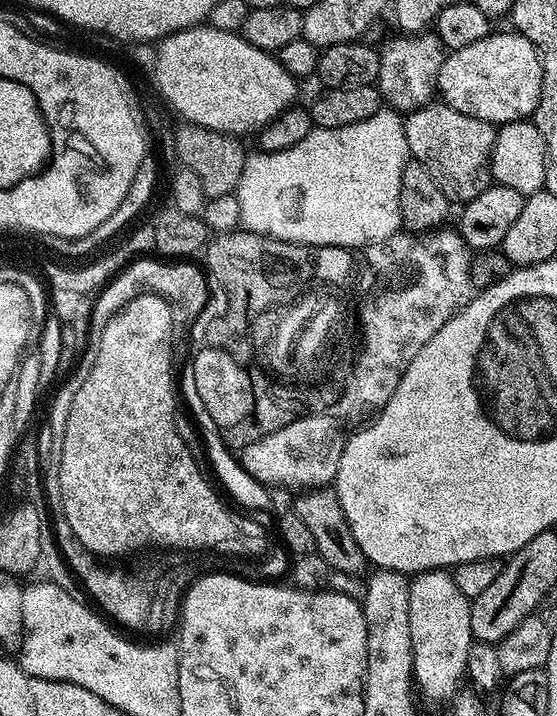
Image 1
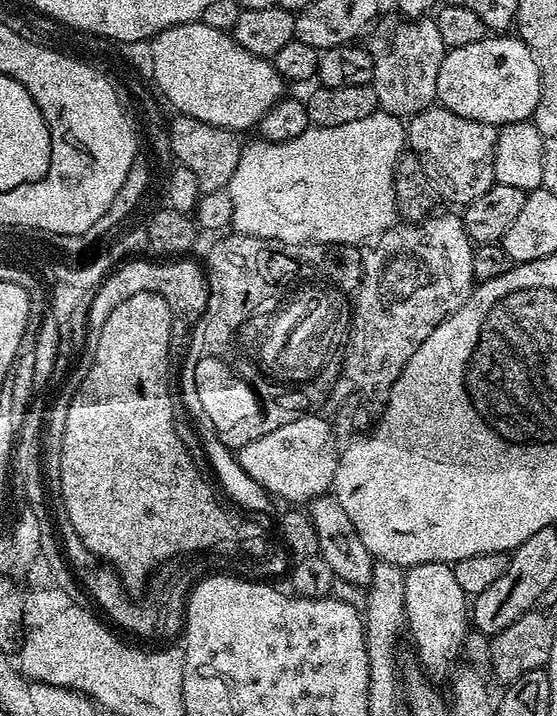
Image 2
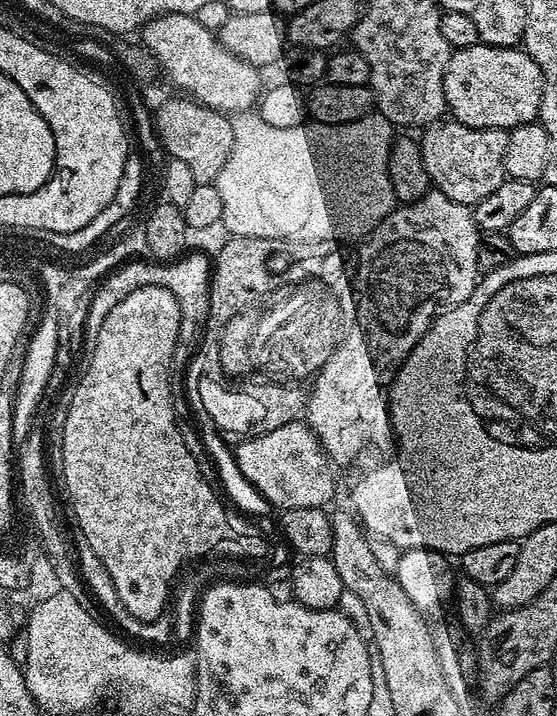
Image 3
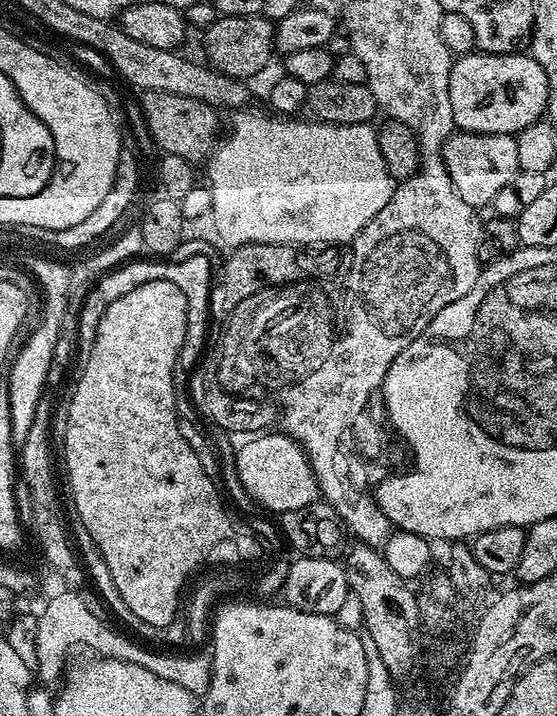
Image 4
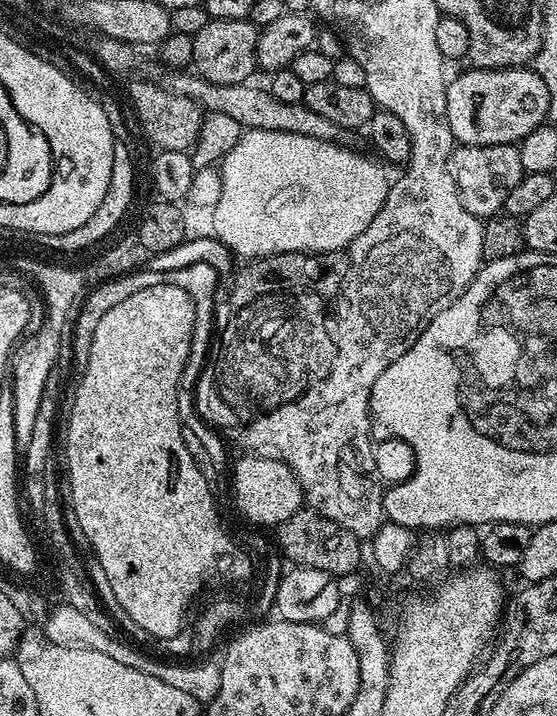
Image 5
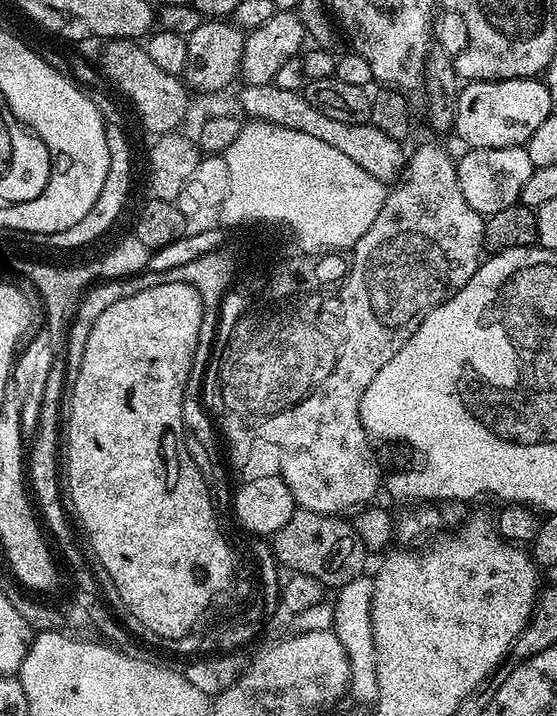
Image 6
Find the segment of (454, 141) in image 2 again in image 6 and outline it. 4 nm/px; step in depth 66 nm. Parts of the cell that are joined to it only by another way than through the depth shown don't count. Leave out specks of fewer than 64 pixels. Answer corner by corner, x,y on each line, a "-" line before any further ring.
527,147
474,148
465,153
456,160
456,181
462,190
462,198
466,198
474,211
487,218
519,201
522,186
530,182
533,169

